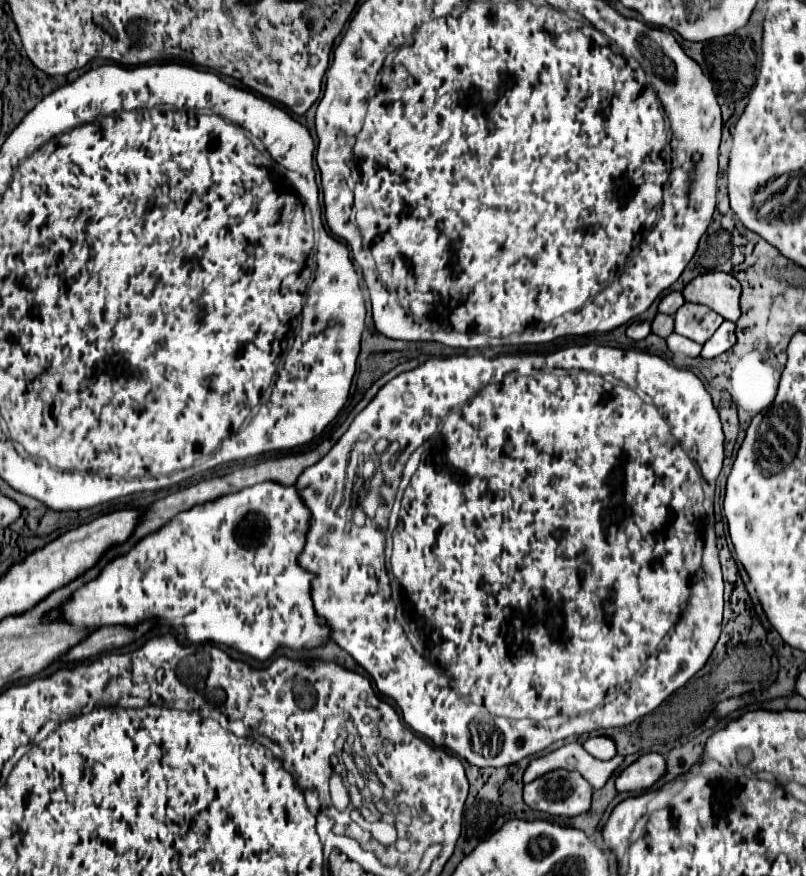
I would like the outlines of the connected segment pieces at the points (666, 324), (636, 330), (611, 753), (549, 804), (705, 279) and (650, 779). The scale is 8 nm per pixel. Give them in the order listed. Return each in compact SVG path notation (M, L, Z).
M656 314L654 322L652 322L652 332L658 334L660 338L668 338L674 330L674 318L666 316L666 314Z
M634 320L628 328L626 328L626 336L632 340L642 340L650 334L650 322L642 322L642 320Z
M606 736L588 738L582 746L584 746L584 750L586 750L588 754L592 754L592 756L598 758L598 760L610 760L610 758L616 756L616 746L614 746L614 742L612 742L610 738L606 738Z
M568 770L548 772L524 786L524 802L552 816L578 816L588 812L592 786L578 774Z
M706 272L696 276L684 290L684 300L704 304L718 312L724 320L736 322L740 318L740 282L726 272Z
M646 754L632 762L616 776L616 790L618 792L632 792L632 790L646 790L650 788L666 768L666 760L662 754Z

